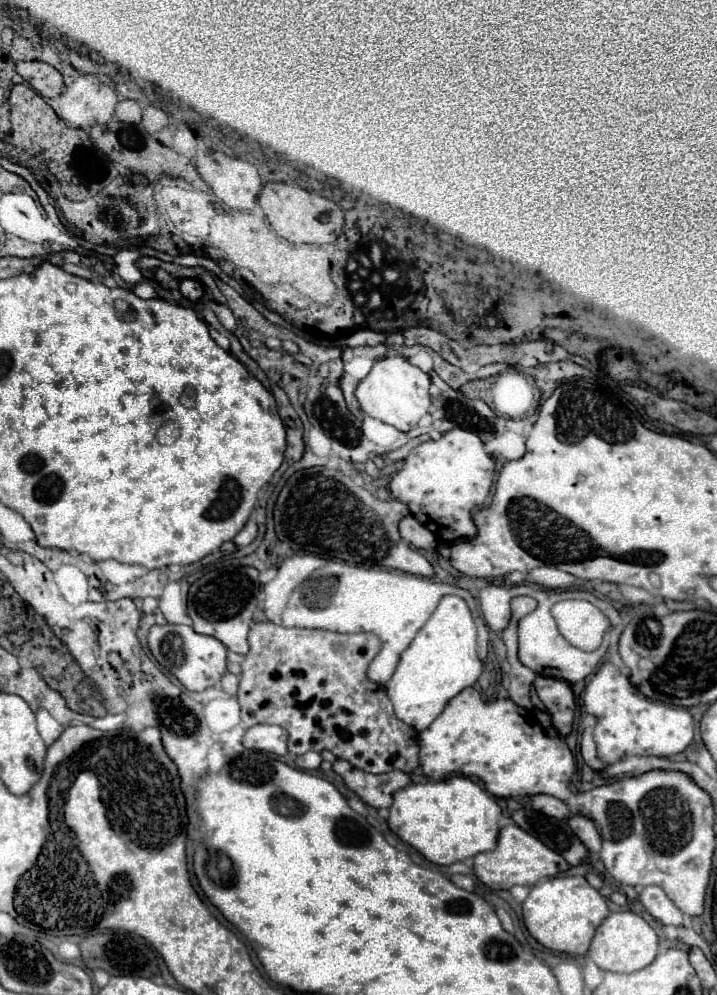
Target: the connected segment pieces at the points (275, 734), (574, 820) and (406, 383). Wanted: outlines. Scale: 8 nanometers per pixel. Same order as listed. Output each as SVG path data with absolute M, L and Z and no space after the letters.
M256 724L256 726L248 728L244 734L244 746L250 750L284 756L284 754L288 754L286 744L288 744L286 730L280 726L272 726L272 724Z
M574 814L574 816L570 816L566 822L568 822L570 828L574 830L574 834L586 844L586 848L588 848L590 852L598 852L598 850L600 850L602 838L600 838L600 834L598 834L598 830L596 830L596 826L594 826L594 822L592 822L590 818Z
M390 354L386 358L376 360L370 374L358 382L356 398L360 402L360 408L368 416L372 416L380 422L386 422L402 432L408 432L410 428L414 428L418 424L418 420L428 412L428 408L432 404L428 386L430 386L430 376L426 372L412 366L402 356Z

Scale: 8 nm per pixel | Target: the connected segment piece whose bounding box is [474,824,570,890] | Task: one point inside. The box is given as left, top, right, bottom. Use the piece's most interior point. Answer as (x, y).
(519, 858)

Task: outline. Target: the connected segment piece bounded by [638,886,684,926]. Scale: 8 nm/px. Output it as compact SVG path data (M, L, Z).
M646 886L640 896L640 904L654 916L656 920L670 924L670 926L680 926L684 924L684 914L674 906L674 902L666 896L666 892L658 886Z

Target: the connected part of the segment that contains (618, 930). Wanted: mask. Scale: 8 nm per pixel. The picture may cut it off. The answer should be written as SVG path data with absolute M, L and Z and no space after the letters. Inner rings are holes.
M612 912L598 926L592 946L588 950L588 960L598 968L608 972L636 972L654 962L658 954L658 936L654 928L634 912Z

